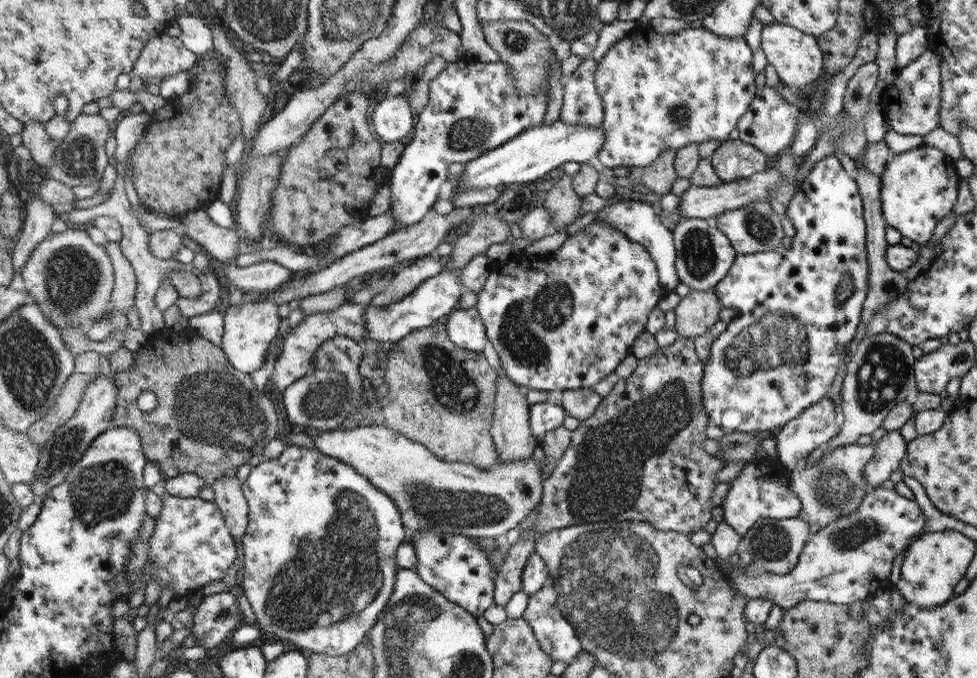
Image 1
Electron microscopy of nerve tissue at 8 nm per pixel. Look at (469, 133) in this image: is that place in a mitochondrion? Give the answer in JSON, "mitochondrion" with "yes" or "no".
{"mitochondrion":"yes"}

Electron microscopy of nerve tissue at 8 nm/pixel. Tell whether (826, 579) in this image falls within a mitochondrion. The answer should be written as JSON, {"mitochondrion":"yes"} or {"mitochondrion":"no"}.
{"mitochondrion":"yes"}

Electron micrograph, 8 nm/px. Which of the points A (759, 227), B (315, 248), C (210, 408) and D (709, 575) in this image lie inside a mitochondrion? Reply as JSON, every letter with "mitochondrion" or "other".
{"A":"mitochondrion","B":"other","C":"mitochondrion","D":"other"}

